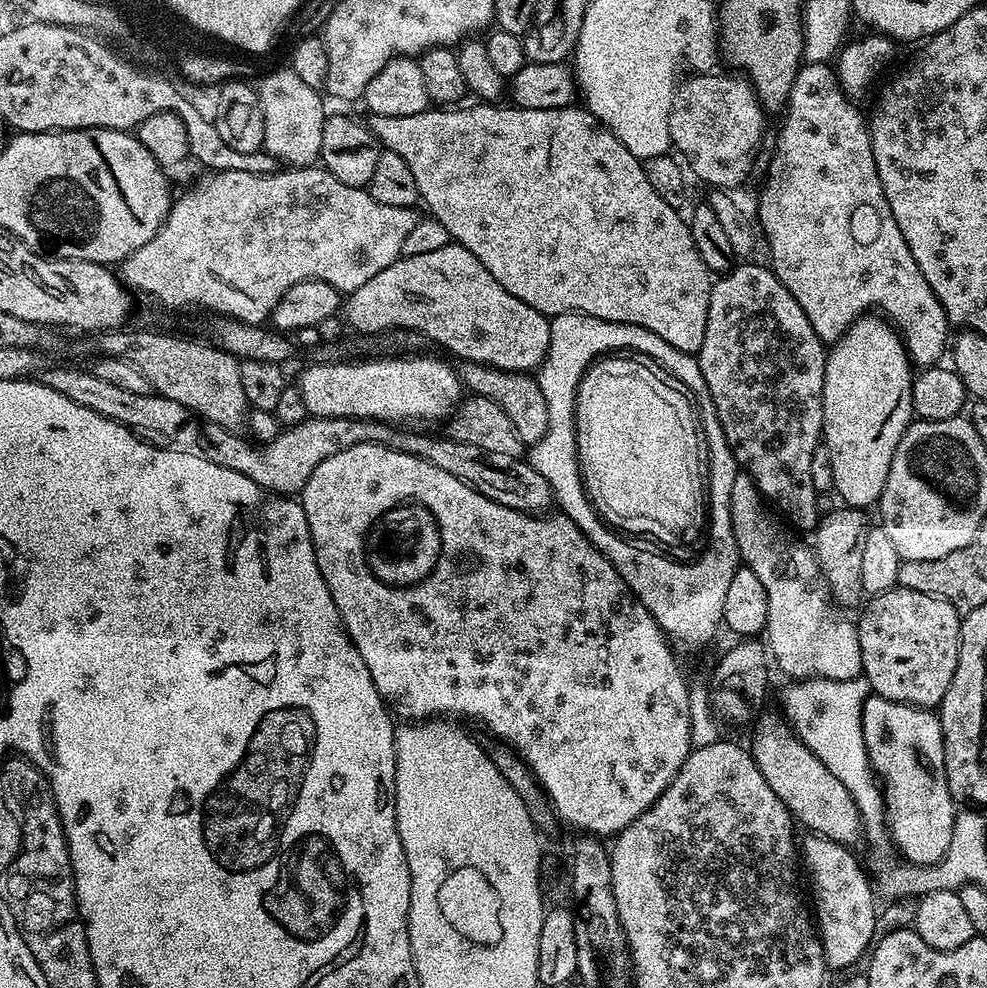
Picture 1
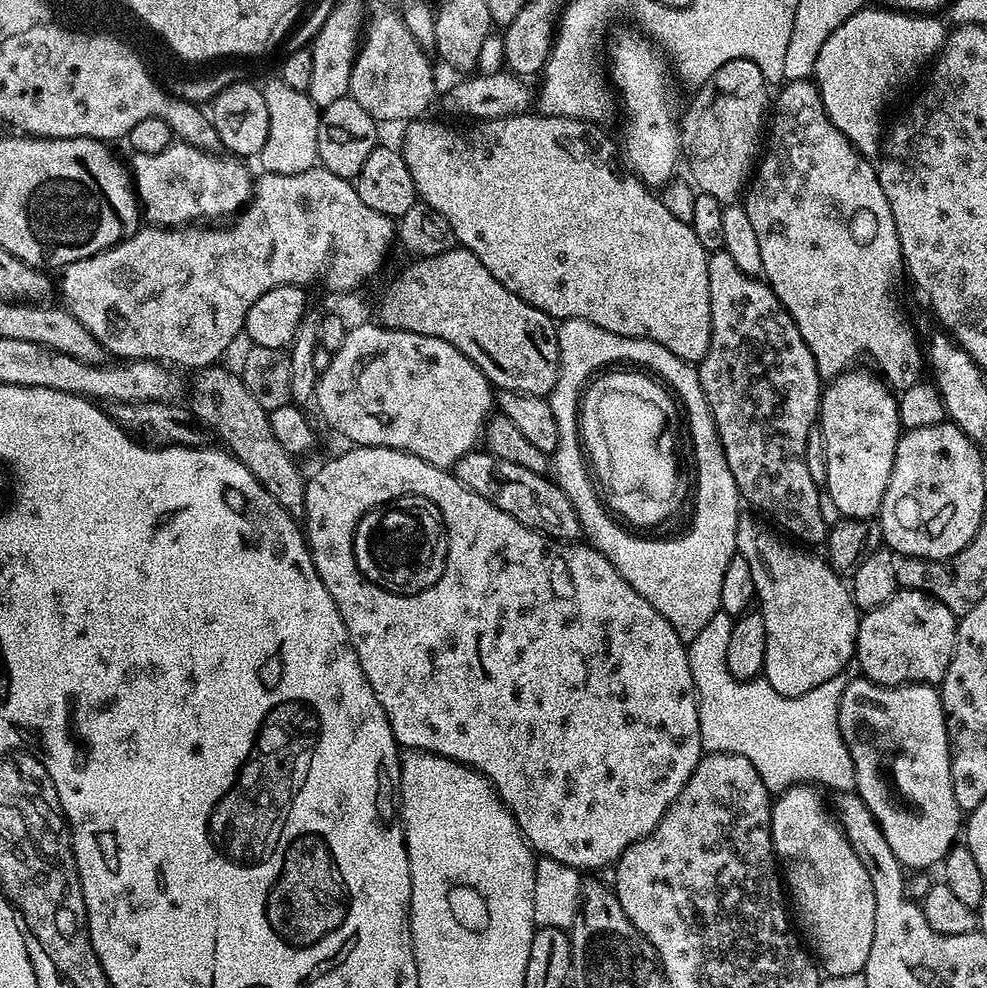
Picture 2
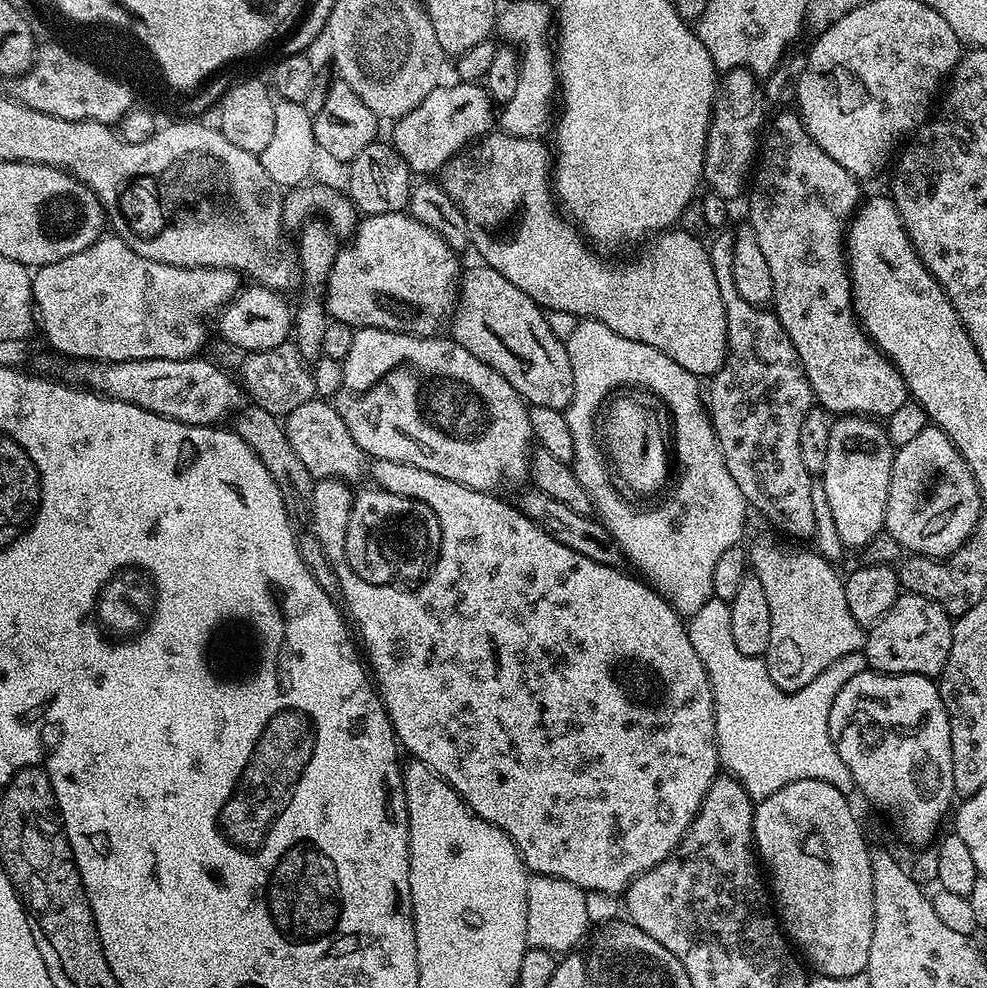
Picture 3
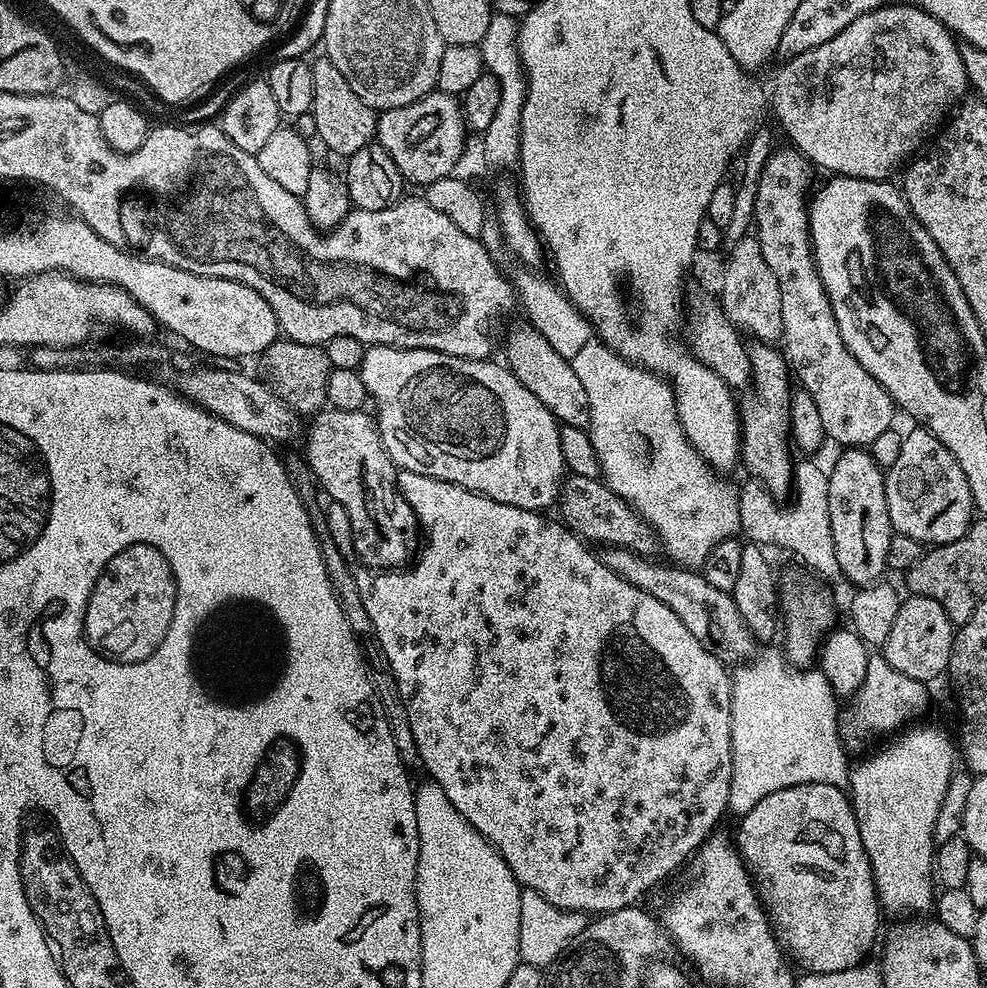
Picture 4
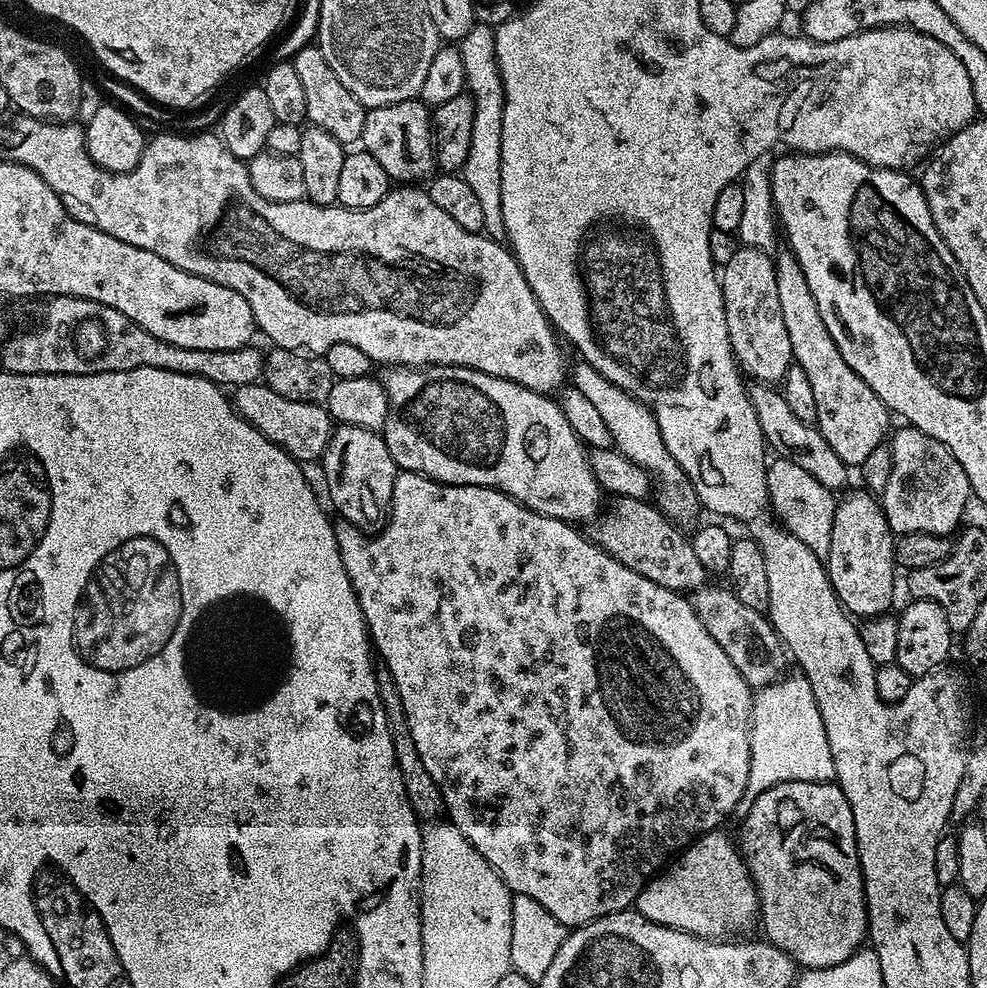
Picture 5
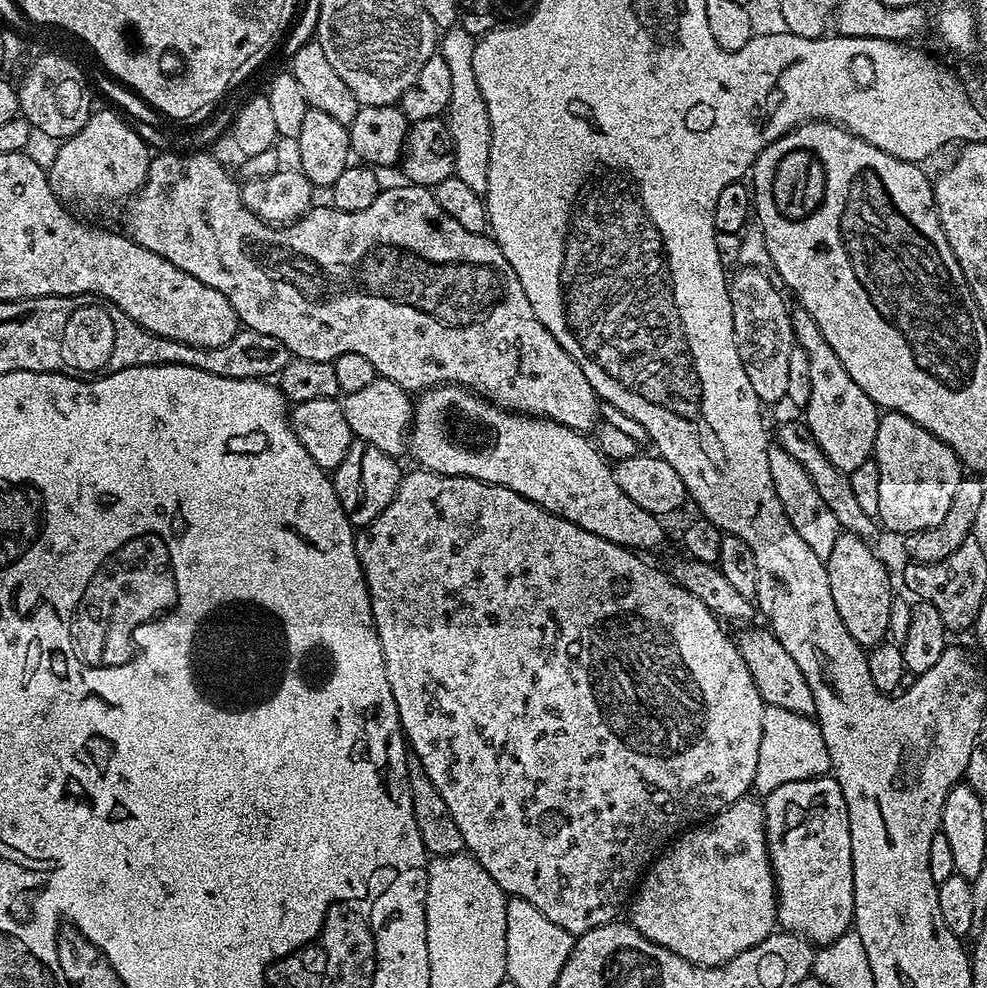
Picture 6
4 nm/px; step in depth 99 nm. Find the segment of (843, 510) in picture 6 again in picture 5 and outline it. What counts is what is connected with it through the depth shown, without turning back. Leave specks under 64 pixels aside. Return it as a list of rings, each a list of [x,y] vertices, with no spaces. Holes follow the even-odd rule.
[[[759,382],[749,383],[747,389],[750,402],[758,414],[765,445],[771,451],[773,448],[777,457],[794,462],[794,466],[802,466],[802,470],[806,470],[806,474],[814,474],[814,478],[818,478],[818,482],[822,482],[822,486],[833,490],[843,489],[845,487],[843,484],[848,480],[849,465],[844,464],[842,458],[838,458],[838,454],[834,454],[834,450],[830,450],[826,438],[822,438],[820,429],[815,424],[802,422],[802,418],[797,418],[791,412],[783,391]]]

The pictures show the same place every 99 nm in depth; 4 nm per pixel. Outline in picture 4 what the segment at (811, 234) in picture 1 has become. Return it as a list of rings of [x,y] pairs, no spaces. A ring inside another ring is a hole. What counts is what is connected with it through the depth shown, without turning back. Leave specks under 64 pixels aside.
[[[795,146],[787,147],[788,148],[777,147],[772,155],[768,157],[766,166],[760,175],[760,181],[756,183],[756,215],[754,217],[755,238],[762,246],[762,255],[766,257],[766,263],[770,265],[770,270],[774,270],[774,278],[778,278],[778,290],[782,290],[782,330],[784,331],[782,337],[782,351],[790,365],[791,371],[794,373],[795,379],[798,381],[799,387],[803,389],[803,391],[808,392],[810,398],[814,398],[814,403],[818,406],[818,415],[822,418],[825,437],[827,437],[831,443],[833,440],[834,443],[840,444],[839,446],[843,446],[844,448],[864,448],[865,446],[872,445],[874,438],[878,438],[878,434],[882,434],[882,430],[893,427],[894,421],[892,421],[892,415],[897,415],[898,409],[896,405],[893,404],[890,394],[861,366],[860,363],[858,363],[858,361],[856,361],[854,354],[850,354],[850,350],[846,348],[846,342],[842,342],[842,334],[838,334],[838,326],[834,318],[834,310],[830,306],[830,298],[822,286],[822,278],[816,269],[816,259],[812,253],[812,235],[808,229],[810,193],[814,188],[814,183],[812,184],[814,166]]]

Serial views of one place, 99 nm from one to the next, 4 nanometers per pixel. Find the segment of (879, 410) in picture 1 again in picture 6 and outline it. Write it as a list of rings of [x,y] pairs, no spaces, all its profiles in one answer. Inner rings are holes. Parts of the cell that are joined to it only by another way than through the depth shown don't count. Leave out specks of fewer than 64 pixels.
[[[841,531],[838,542],[834,542],[834,550],[830,550],[828,577],[830,578],[830,594],[834,598],[834,606],[846,630],[850,630],[850,638],[858,642],[860,647],[870,650],[875,644],[885,643],[888,627],[892,624],[892,580],[888,577],[888,568],[876,557],[876,552],[871,543],[854,534]]]

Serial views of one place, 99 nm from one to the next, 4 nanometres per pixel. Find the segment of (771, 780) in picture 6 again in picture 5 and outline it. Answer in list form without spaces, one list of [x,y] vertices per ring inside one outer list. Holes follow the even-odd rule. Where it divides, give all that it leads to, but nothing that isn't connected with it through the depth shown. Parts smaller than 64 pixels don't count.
[[[785,675],[753,695],[750,774],[735,810],[737,817],[748,813],[758,794],[782,782],[832,782],[836,779],[834,758],[830,754],[826,726],[822,726],[822,714],[818,714],[814,702],[814,690],[810,690],[810,682],[804,675],[795,675]]]

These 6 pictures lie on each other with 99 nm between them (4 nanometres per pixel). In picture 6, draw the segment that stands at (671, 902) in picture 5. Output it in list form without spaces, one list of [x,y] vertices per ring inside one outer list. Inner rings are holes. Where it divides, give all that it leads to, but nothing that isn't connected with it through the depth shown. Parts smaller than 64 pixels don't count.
[[[751,795],[726,806],[716,816],[683,831],[652,861],[630,900],[630,923],[650,942],[686,958],[692,964],[713,968],[730,962],[742,950],[758,946],[777,927],[776,880],[768,861],[764,833],[764,805]]]

